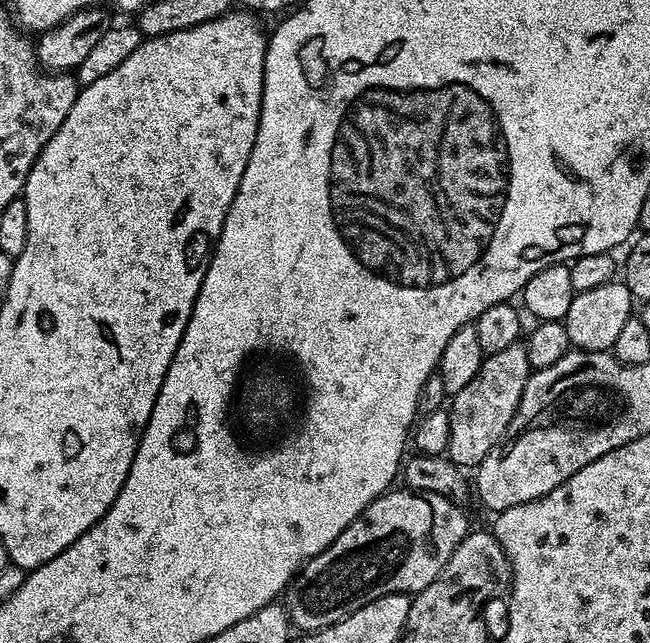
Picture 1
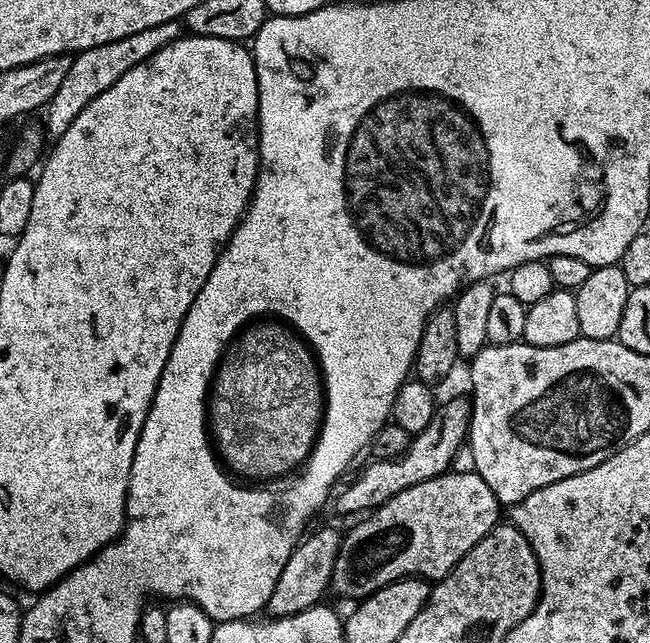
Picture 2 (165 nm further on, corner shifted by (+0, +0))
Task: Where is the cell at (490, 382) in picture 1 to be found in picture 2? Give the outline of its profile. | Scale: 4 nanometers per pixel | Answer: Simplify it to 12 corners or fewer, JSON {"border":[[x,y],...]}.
{"border":[[454,398],[398,460],[373,459],[335,493],[364,514],[440,476],[467,441],[471,403]]}

